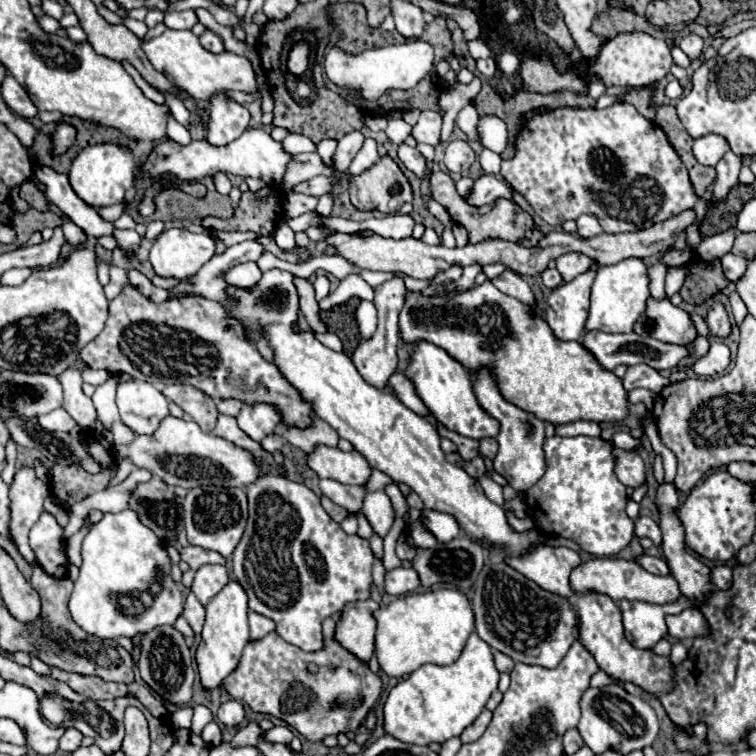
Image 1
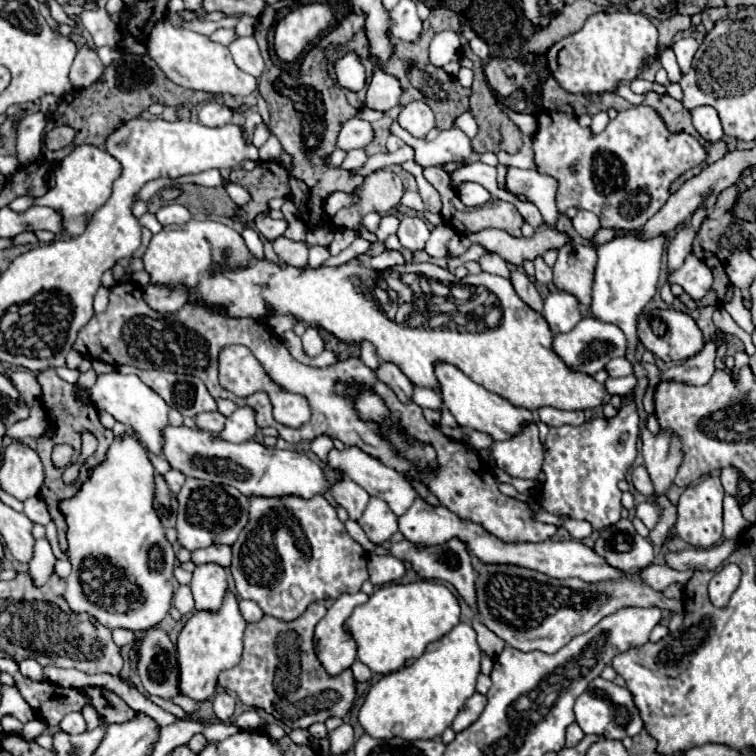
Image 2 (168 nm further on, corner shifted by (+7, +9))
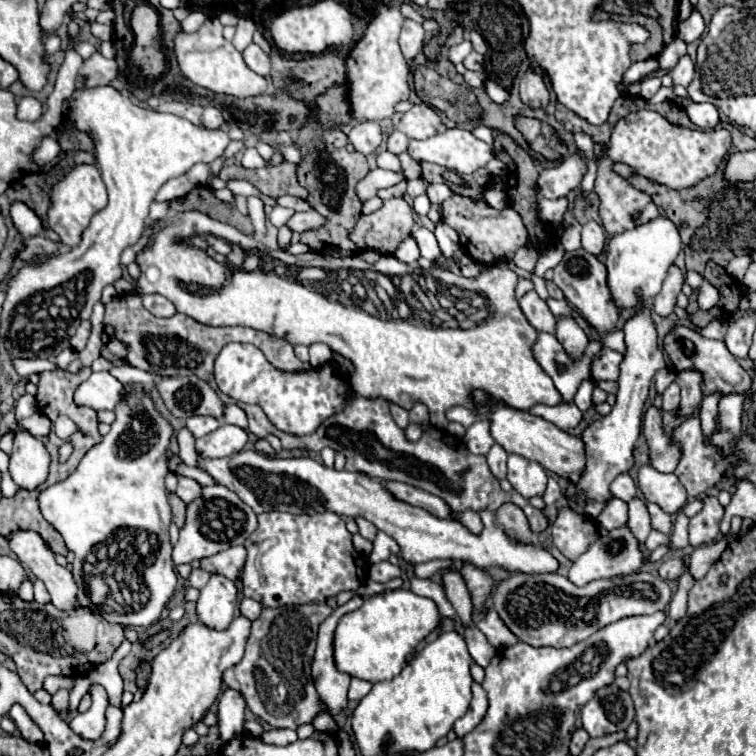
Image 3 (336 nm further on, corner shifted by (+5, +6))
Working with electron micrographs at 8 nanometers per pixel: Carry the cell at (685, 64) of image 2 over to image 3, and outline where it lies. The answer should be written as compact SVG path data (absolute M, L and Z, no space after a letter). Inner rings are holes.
M684 56L670 74L672 74L674 86L678 86L678 84L680 86L688 86L692 82L692 78L694 78L694 64L692 64L690 56Z

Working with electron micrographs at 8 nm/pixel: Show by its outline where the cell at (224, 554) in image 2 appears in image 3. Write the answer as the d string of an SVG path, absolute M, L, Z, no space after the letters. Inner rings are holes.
M232 546L226 552L218 552L210 558L202 560L202 568L210 574L220 574L230 580L240 578L242 566L246 562L246 548L244 546Z

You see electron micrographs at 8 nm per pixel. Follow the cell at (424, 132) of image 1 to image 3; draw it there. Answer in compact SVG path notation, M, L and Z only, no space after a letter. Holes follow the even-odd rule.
M420 102L420 104L414 104L408 112L402 114L402 118L398 122L398 130L404 132L408 138L426 140L426 138L436 134L440 124L442 122L440 122L438 112L432 106Z

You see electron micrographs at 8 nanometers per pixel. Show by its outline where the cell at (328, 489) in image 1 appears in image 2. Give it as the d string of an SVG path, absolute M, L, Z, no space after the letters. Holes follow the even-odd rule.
M342 477L332 483L330 493L336 499L336 503L342 505L348 511L350 519L354 521L358 521L360 515L364 513L364 507L370 497L358 483L352 483L352 479L342 479Z

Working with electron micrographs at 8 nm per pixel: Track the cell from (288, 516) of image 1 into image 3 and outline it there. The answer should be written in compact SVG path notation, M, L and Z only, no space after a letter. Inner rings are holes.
M284 512L260 514L258 528L244 546L248 550L242 572L244 596L262 602L266 608L324 602L342 590L356 590L362 584L352 534L334 512L314 516Z

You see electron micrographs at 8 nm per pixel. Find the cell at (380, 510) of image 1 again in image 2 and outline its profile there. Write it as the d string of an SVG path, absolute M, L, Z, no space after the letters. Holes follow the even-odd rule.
M370 497L368 507L358 523L372 543L384 543L392 533L398 531L398 517L390 511L388 503L378 497Z

